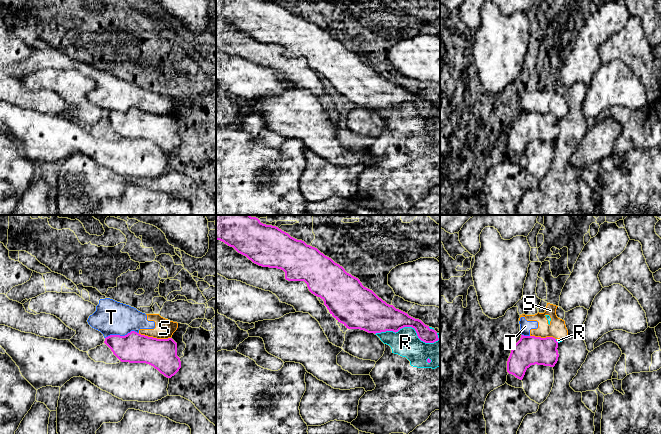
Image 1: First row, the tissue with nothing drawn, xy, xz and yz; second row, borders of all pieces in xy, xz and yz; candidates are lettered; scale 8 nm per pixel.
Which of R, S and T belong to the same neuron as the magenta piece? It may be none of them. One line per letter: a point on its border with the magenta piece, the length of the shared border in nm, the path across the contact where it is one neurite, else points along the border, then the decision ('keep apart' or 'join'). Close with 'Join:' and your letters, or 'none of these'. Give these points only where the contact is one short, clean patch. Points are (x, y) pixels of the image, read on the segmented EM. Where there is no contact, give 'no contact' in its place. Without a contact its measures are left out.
R: xz (409, 326) | 500 nm | keep apart
S: xy (154, 338) | 260 nm | along xy (138, 333), (157, 338), (170, 338) | keep apart
T: xy (121, 336) | 280 nm | keep apart
Join: none of these

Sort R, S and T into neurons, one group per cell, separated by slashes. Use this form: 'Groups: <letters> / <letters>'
Groups: R S T

